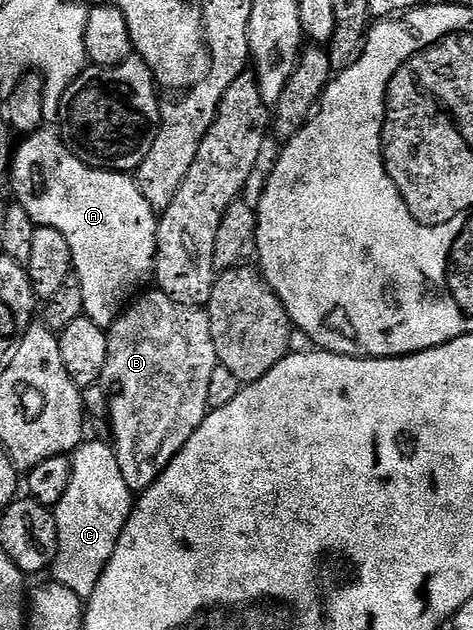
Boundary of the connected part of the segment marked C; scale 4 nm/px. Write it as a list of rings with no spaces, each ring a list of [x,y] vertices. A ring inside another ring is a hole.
[[[85,440],[71,454],[70,487],[66,487],[66,495],[62,495],[54,507],[58,551],[52,560],[50,573],[59,585],[70,587],[70,591],[82,599],[92,597],[134,504],[133,491],[126,487],[126,479],[122,479],[122,467],[118,467],[115,448],[104,441]]]

